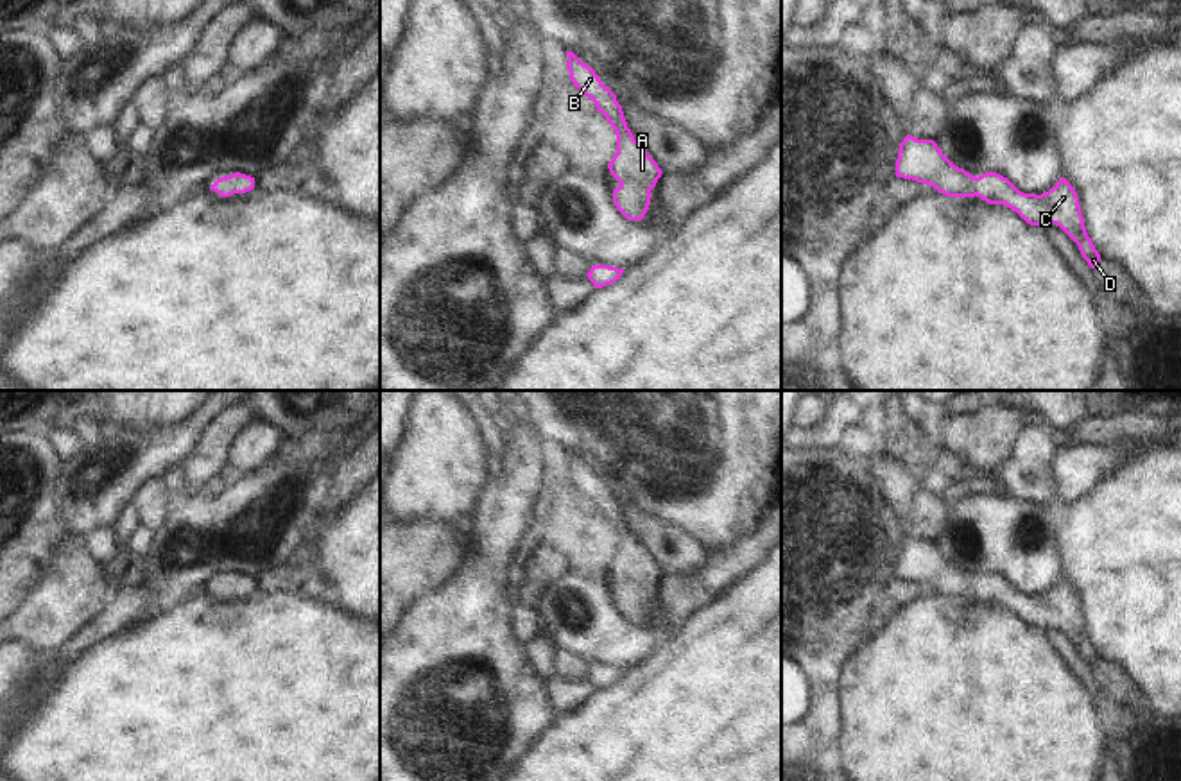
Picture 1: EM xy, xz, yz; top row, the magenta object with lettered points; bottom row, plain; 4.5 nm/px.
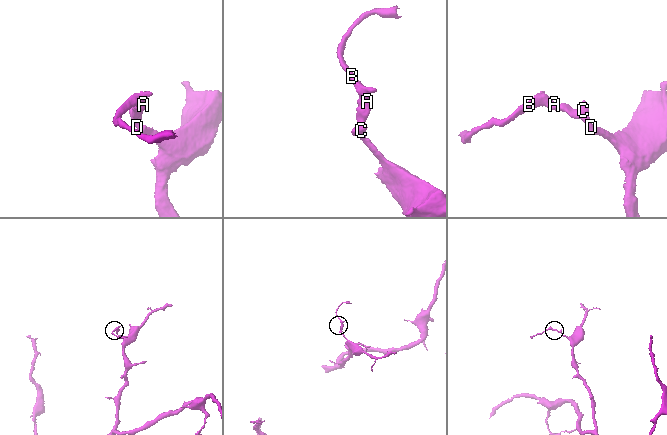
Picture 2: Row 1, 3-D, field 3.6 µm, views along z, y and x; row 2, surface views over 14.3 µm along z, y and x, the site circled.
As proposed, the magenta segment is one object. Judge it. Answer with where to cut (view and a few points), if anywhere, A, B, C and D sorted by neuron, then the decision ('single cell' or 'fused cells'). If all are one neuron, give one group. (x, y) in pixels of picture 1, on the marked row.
no cut; A B C D; single cell

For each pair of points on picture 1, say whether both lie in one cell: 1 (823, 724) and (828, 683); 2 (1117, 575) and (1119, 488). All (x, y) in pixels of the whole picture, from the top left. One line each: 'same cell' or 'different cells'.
1: same cell
2: same cell

